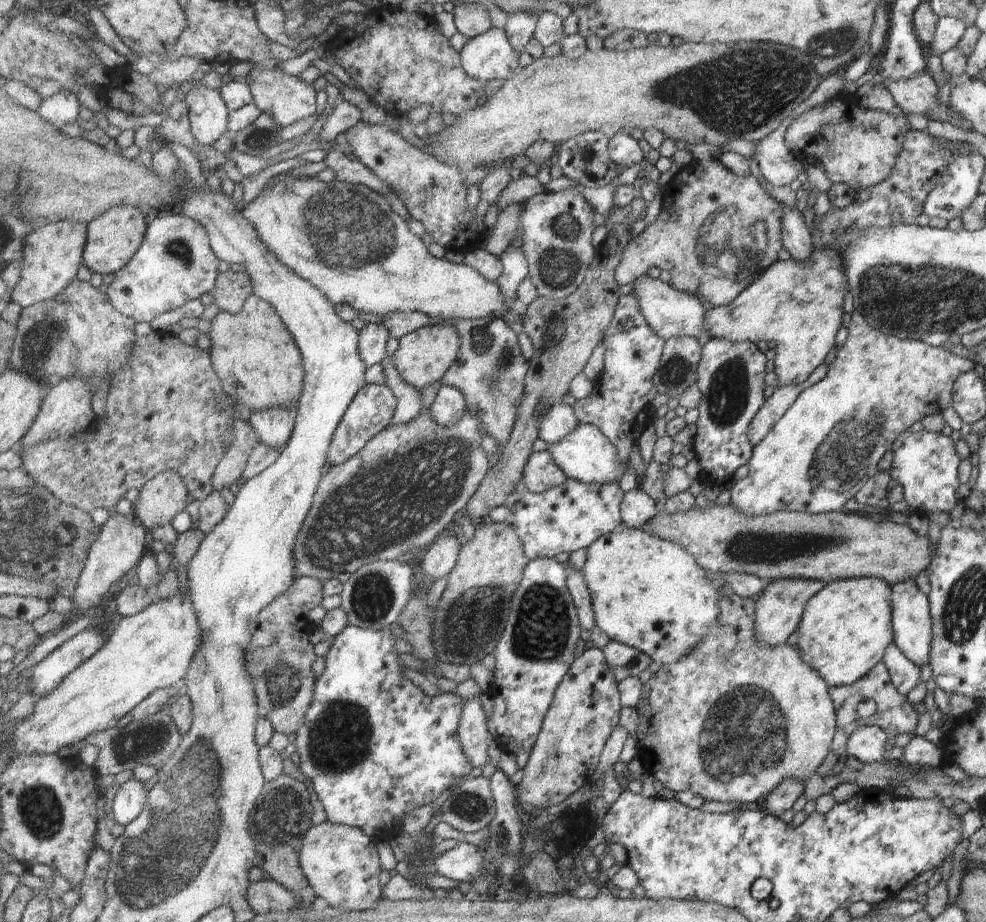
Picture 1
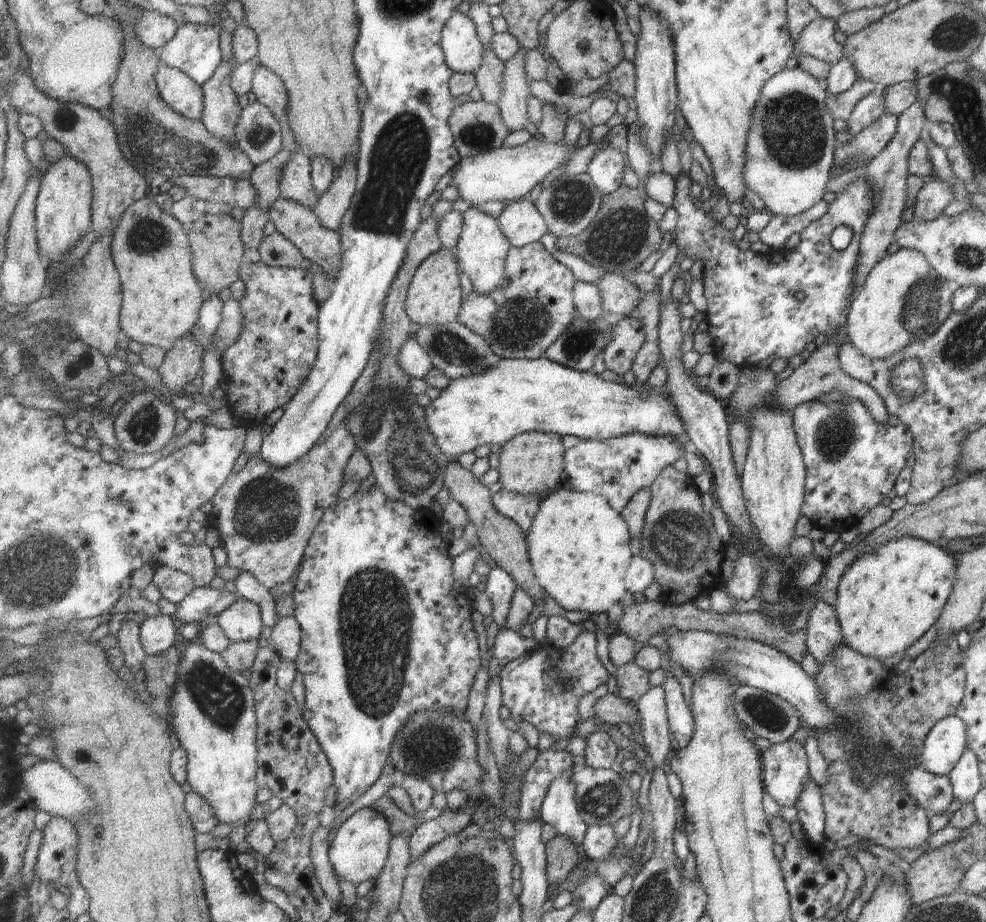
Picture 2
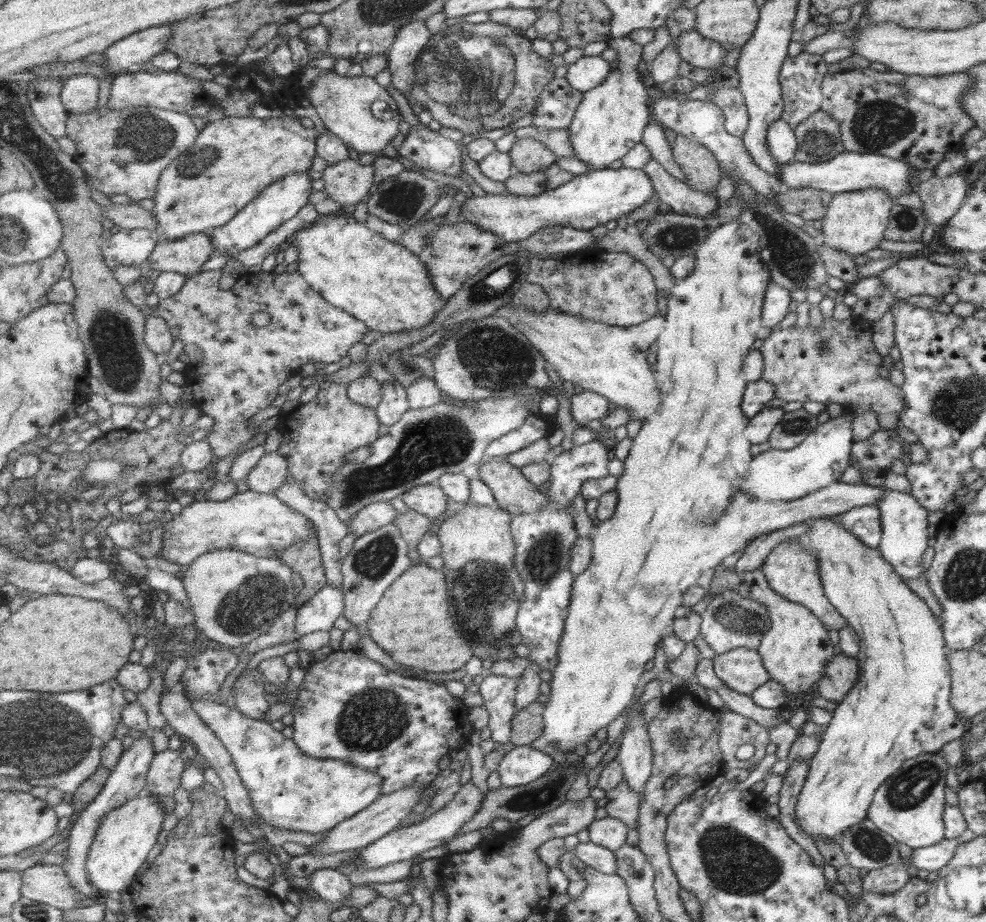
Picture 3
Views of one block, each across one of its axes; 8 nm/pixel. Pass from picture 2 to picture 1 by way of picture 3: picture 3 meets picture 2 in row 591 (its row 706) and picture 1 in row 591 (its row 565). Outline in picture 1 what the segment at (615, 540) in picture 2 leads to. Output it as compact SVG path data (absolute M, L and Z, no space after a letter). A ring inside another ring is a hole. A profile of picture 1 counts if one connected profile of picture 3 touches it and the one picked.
M623 524L617 531L601 536L587 548L584 573L597 626L608 635L609 640L633 645L661 666L677 664L679 660L687 658L703 640L709 626L713 626L719 618L721 593L715 579L707 578L707 574L697 564L696 557L680 544L645 530Z

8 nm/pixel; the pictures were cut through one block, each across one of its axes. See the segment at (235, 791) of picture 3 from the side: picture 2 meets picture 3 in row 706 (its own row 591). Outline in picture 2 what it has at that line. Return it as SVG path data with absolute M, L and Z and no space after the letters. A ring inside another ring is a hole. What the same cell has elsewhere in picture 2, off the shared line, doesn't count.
M158 567L155 571L155 586L159 588L165 599L176 606L186 600L193 590L196 590L193 578L181 570Z

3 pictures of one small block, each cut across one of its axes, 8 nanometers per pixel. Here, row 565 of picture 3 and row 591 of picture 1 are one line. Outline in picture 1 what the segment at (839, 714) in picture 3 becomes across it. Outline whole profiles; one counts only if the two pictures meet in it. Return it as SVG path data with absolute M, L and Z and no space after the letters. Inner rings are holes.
M847 578L826 583L803 606L801 622L793 632L792 642L799 650L801 660L819 674L831 687L851 685L882 662L887 646L893 642L891 630L890 585L879 578Z

